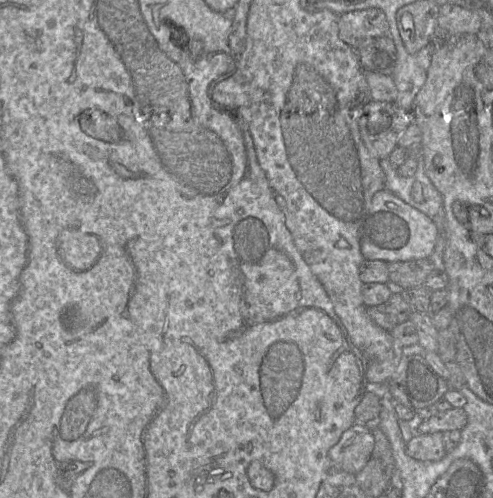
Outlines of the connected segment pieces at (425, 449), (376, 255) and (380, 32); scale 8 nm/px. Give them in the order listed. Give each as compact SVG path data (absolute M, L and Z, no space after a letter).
M448 430L414 436L406 443L406 453L420 461L439 461L453 450L461 439L461 430Z
M383 189L374 194L362 223L360 249L365 260L392 263L425 259L432 254L439 235L437 226L426 214Z
M378 8L356 10L340 15L339 37L355 50L368 41L384 35L389 35L389 26L384 12Z

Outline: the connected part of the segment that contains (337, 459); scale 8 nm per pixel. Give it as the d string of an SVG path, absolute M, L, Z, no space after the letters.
M355 423L330 448L328 457L331 462L331 468L353 475L358 474L369 461L374 444L371 428Z

